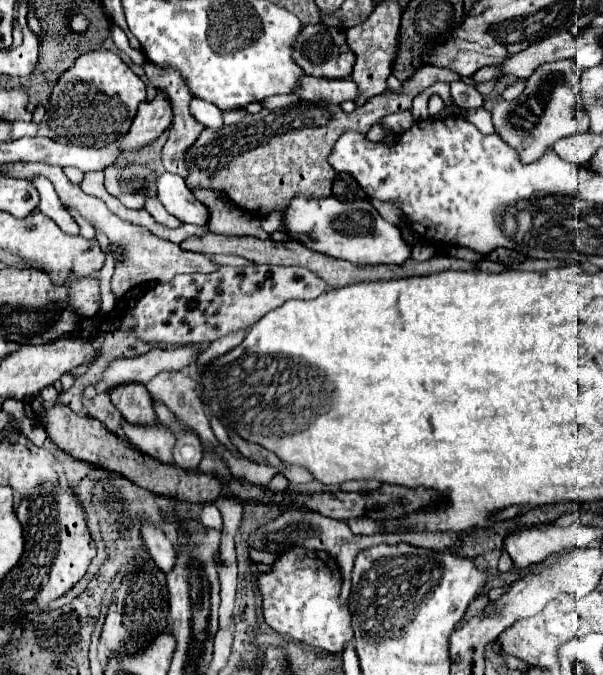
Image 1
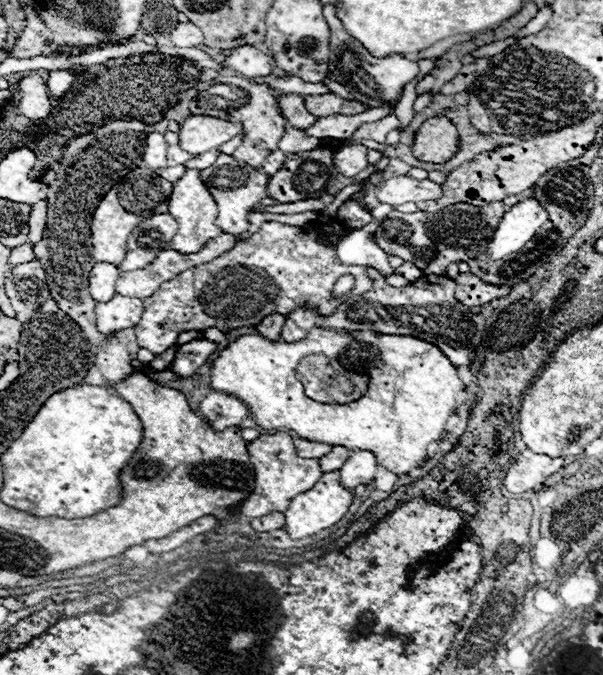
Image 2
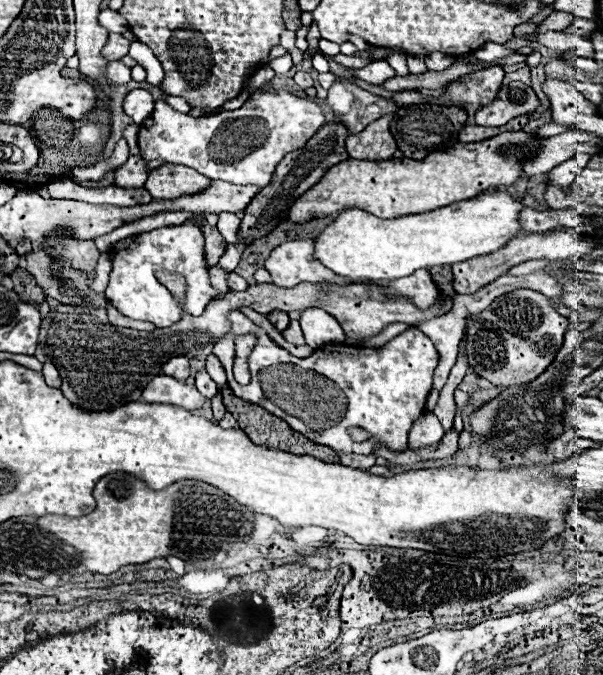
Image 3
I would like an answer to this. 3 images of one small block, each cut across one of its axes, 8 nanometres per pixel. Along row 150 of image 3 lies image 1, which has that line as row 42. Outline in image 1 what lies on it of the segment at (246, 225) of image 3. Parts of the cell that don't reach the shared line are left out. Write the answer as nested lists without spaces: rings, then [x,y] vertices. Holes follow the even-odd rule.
[[[308,24],[302,26],[302,32],[298,34],[298,40],[294,40],[294,62],[310,74],[318,78],[350,78],[352,68],[354,68],[354,52],[346,44],[346,36],[342,30],[326,26],[326,24]]]

